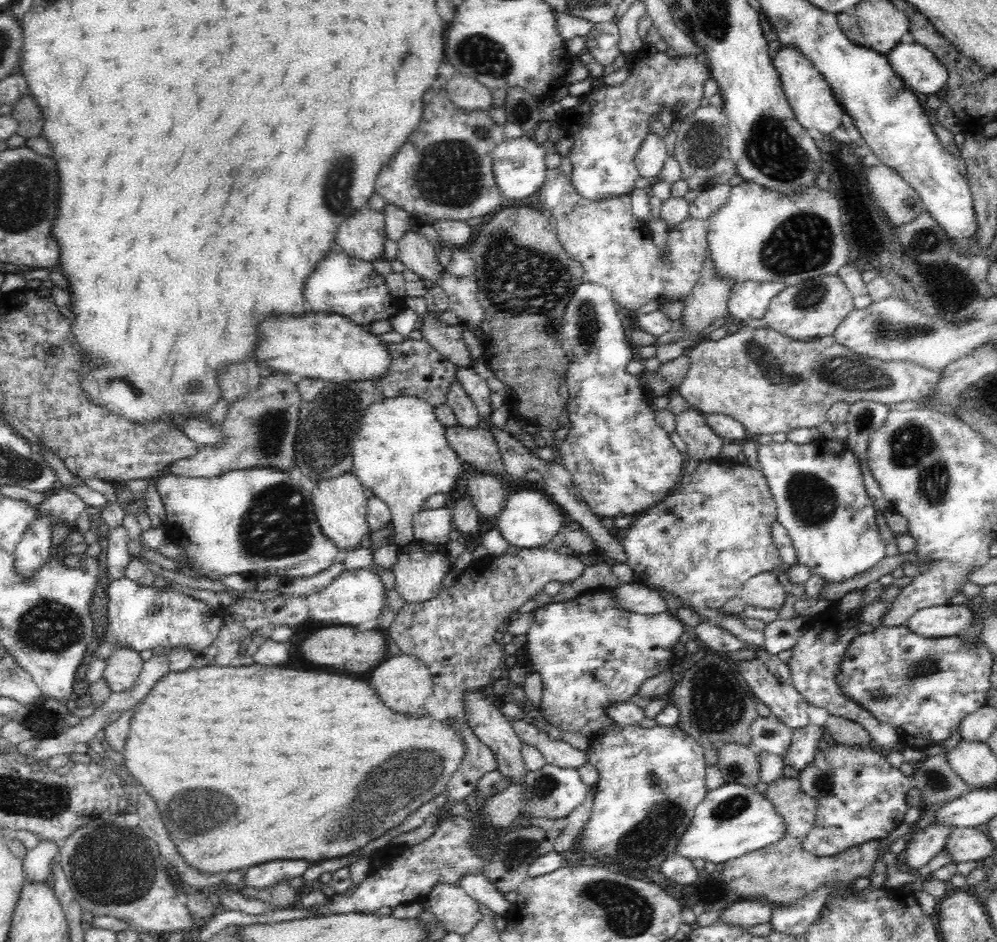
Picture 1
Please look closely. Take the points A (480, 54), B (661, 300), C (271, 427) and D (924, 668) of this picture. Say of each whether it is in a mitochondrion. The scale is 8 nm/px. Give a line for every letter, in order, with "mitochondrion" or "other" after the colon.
A: mitochondrion
B: other
C: mitochondrion
D: mitochondrion

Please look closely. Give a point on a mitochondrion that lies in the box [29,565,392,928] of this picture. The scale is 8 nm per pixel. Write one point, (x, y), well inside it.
(102, 876)

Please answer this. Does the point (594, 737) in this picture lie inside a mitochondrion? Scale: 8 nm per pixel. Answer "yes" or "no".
no

